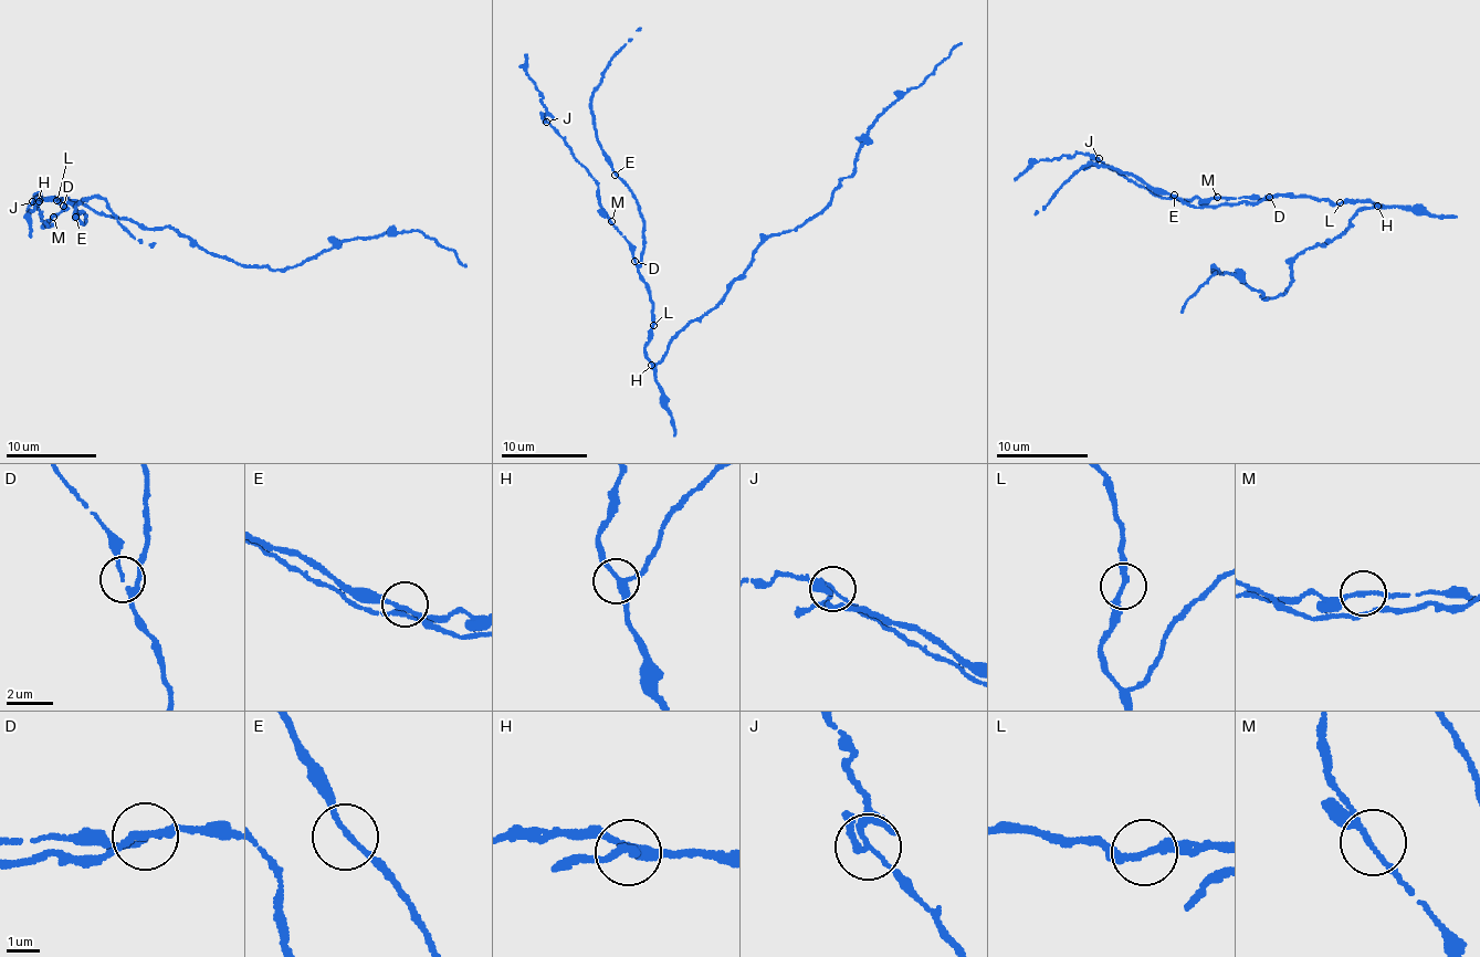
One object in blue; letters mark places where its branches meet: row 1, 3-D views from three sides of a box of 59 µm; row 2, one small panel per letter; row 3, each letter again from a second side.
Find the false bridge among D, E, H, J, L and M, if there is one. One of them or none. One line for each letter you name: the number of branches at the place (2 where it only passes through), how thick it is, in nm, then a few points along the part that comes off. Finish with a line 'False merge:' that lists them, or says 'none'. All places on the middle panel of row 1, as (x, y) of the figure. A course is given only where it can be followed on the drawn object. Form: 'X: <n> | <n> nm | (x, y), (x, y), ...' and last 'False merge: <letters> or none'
False merge: none

